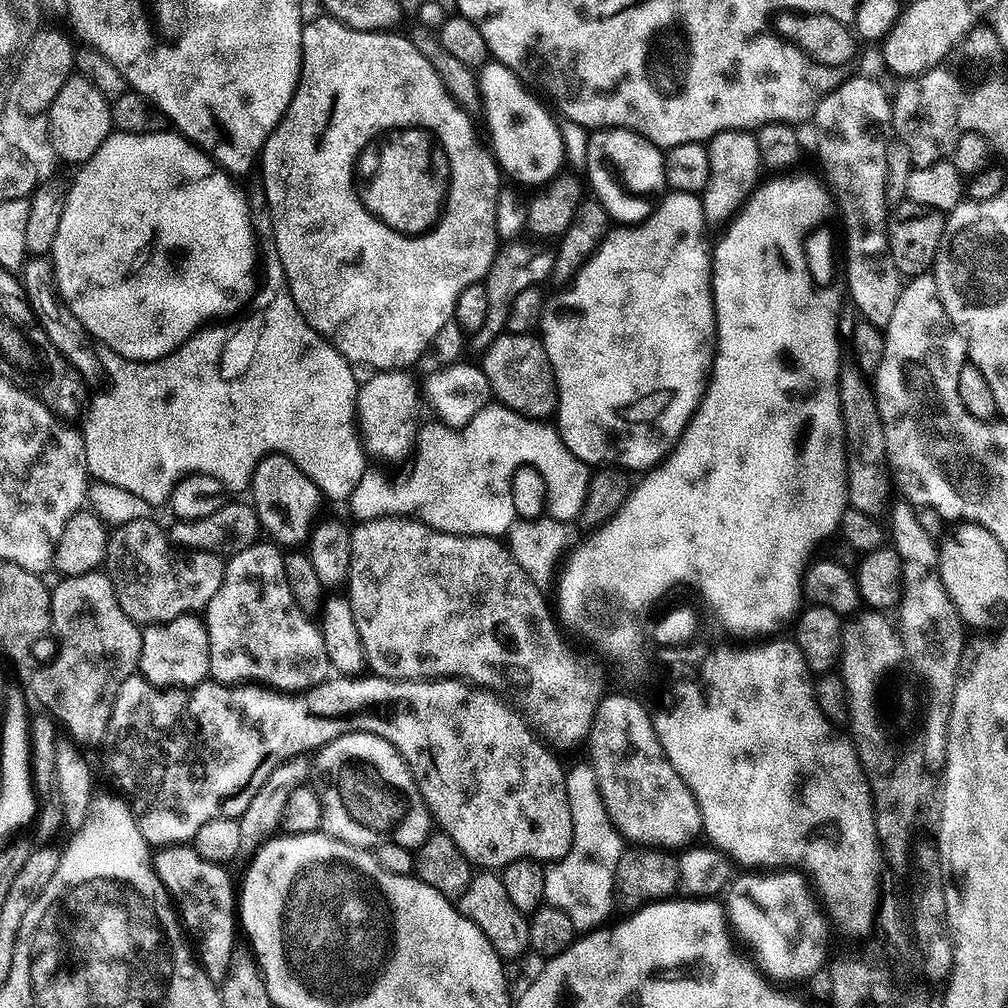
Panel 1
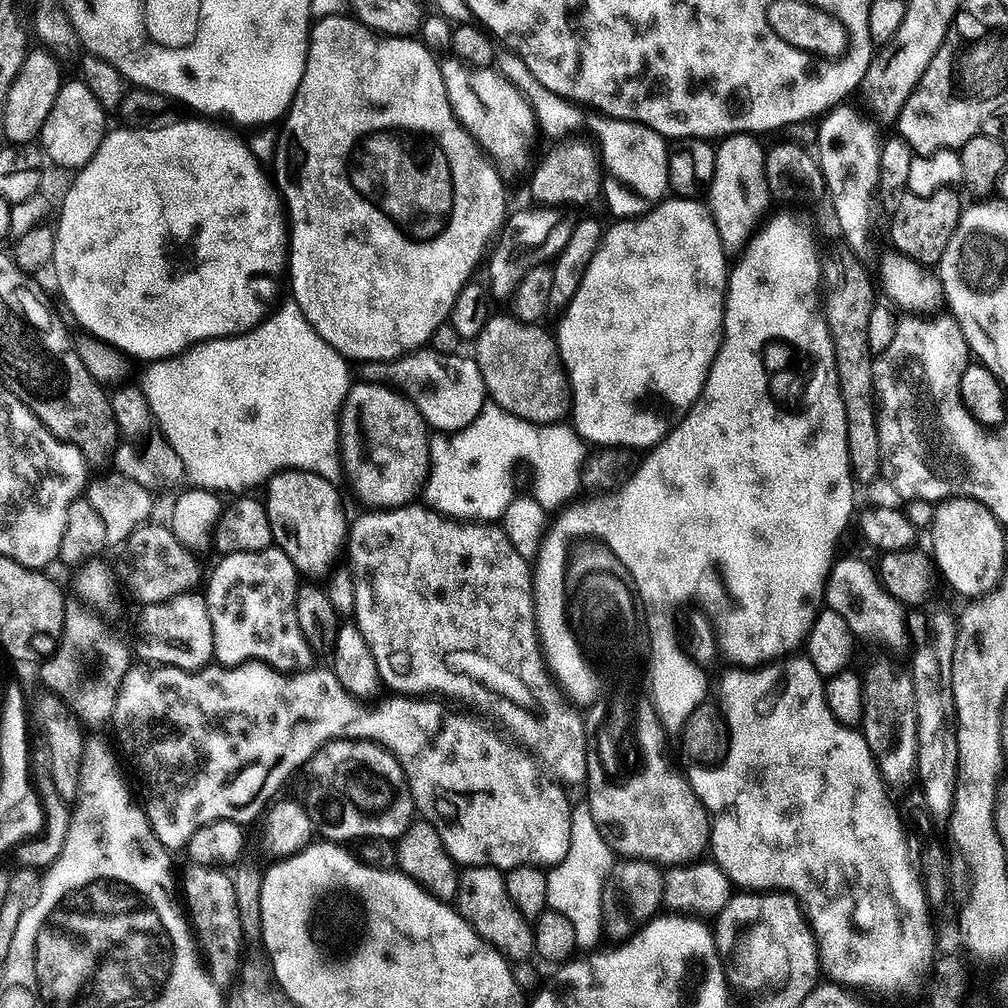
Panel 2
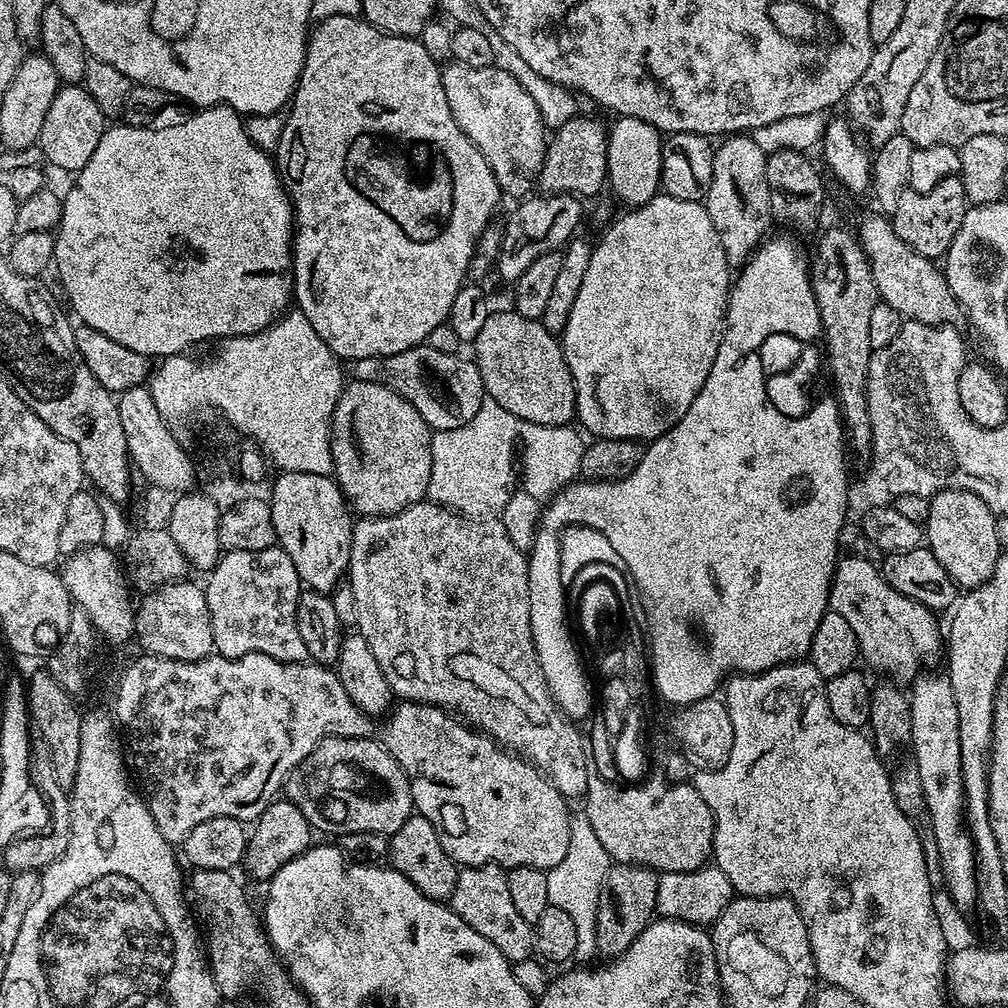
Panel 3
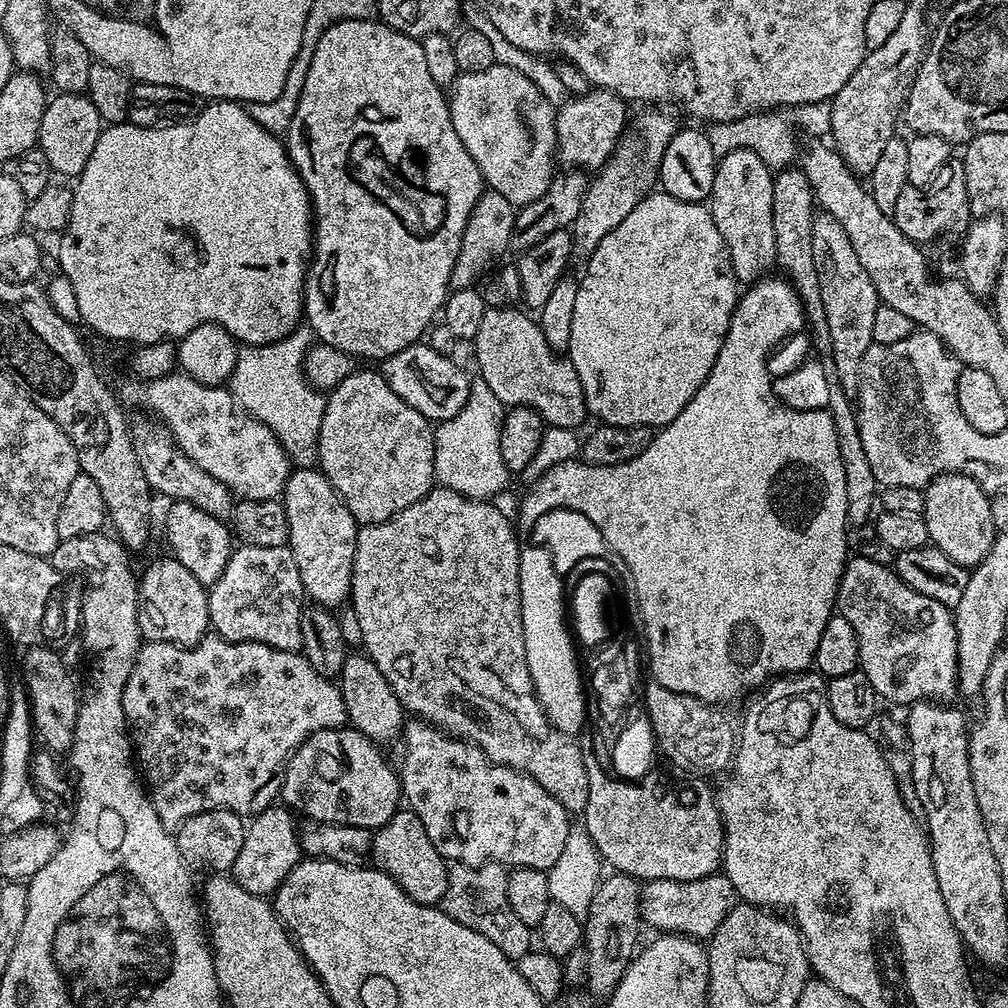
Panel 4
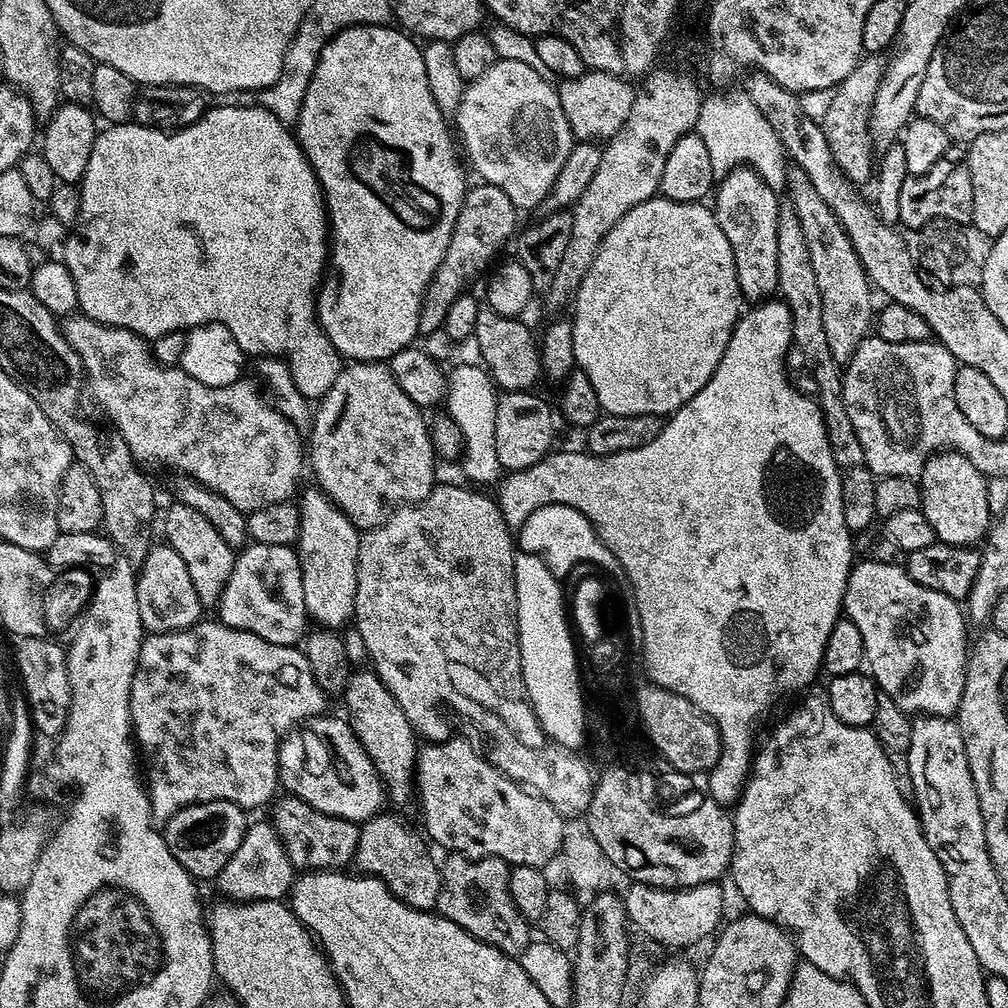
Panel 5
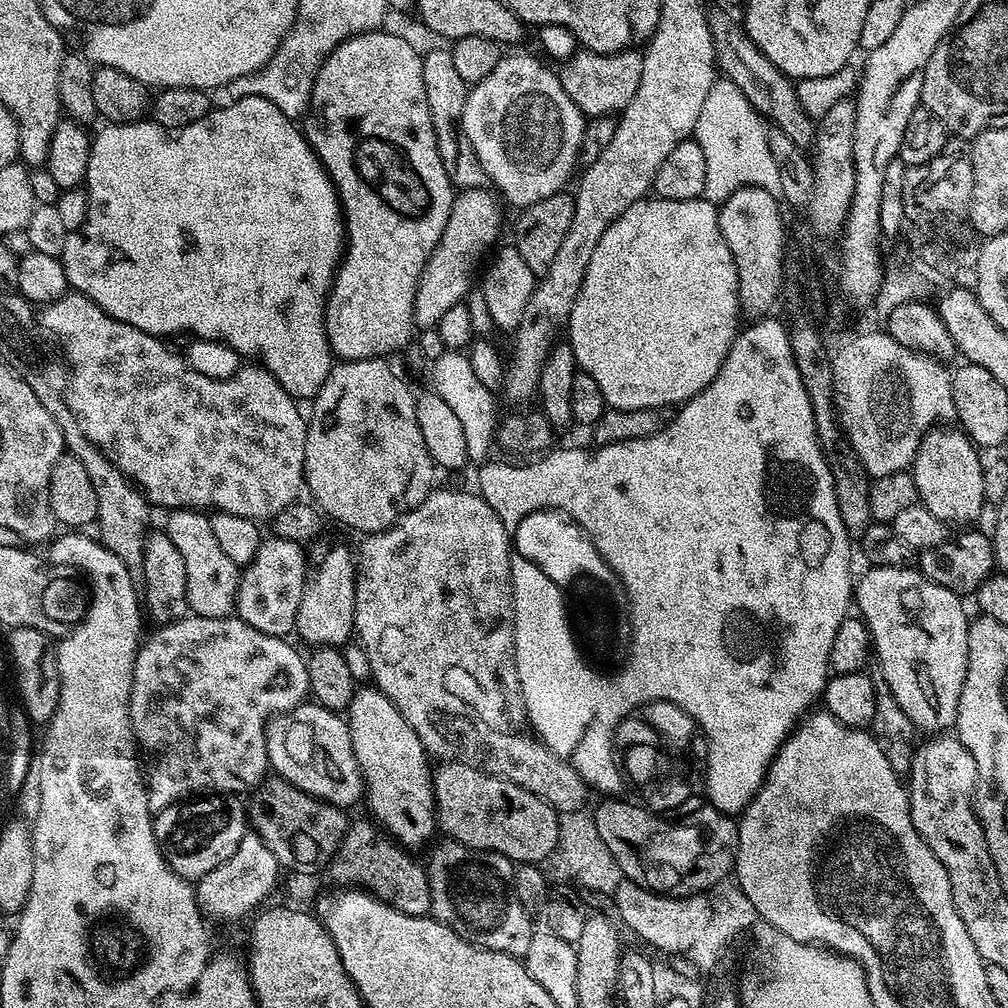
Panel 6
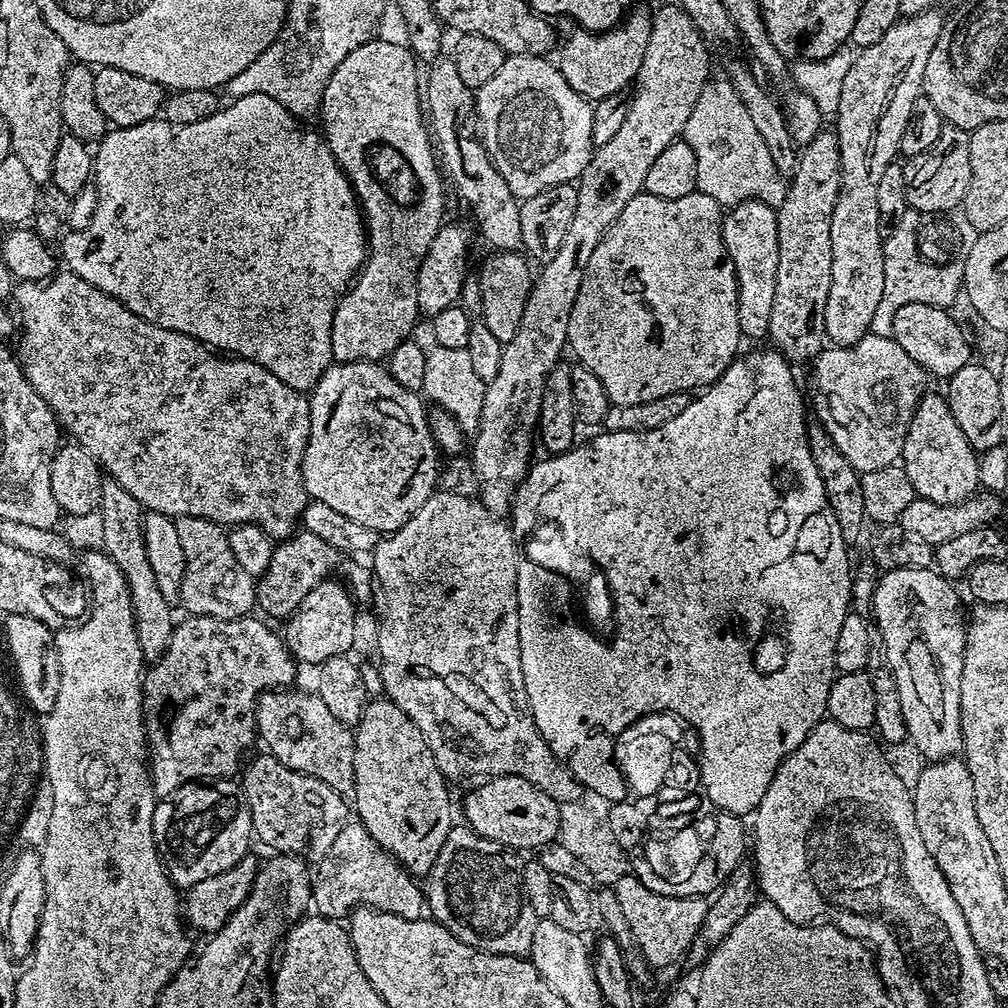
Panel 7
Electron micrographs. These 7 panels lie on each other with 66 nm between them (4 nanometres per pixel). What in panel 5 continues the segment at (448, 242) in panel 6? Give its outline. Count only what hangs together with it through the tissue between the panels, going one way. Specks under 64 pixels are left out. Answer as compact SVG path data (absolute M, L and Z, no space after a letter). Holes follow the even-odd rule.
M480 182L477 185L465 193L446 256L424 295L422 310L419 311L419 335L425 336L443 327L446 313L454 299L471 289L469 287L485 272L496 254L507 241L509 243L513 239L517 231L518 209L510 198L493 184Z

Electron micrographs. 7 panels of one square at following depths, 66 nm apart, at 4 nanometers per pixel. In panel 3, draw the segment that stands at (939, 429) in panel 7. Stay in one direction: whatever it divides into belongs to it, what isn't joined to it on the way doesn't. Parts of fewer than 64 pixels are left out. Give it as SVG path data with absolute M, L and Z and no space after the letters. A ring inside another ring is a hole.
M948 488L931 497L928 505L926 544L934 558L946 566L953 580L961 589L971 590L984 584L994 574L994 566L1000 560L998 533L995 529L997 515L991 512L973 492Z

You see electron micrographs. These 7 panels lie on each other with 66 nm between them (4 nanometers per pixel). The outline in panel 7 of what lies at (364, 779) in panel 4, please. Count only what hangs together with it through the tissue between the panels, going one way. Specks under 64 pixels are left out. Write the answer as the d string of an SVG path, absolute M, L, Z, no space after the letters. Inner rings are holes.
M269 690L261 692L254 705L254 728L264 739L264 744L278 762L290 770L312 775L334 789L353 787L352 763L354 762L354 732L349 725L338 722L322 698L308 692Z

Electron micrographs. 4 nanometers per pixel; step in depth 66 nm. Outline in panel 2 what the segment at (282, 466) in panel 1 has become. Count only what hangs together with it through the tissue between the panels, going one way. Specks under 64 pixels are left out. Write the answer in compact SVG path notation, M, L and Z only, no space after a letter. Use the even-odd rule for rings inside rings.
M281 470L268 479L263 489L262 499L270 518L273 545L284 551L301 577L325 577L336 562L336 554L345 547L350 520L344 517L336 487L333 481L313 472Z

